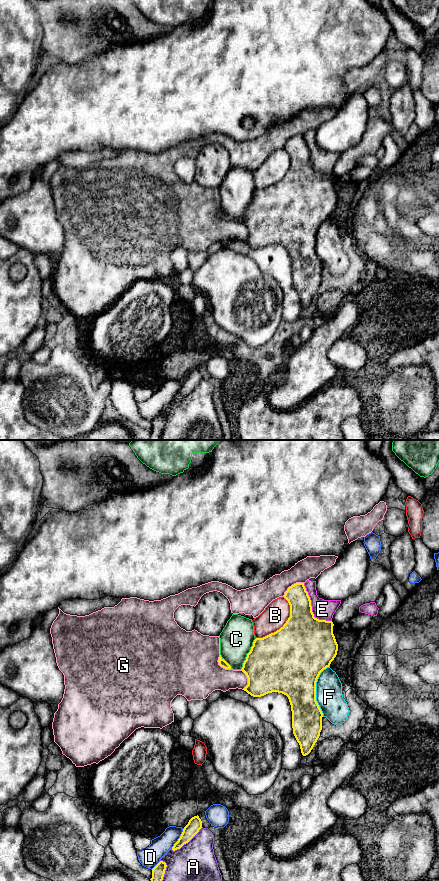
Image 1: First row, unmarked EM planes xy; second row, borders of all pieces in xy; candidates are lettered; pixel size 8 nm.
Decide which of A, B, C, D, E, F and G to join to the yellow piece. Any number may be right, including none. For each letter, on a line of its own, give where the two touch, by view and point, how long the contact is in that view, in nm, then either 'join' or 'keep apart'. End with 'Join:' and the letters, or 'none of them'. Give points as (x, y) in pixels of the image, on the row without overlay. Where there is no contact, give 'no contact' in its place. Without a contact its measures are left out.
A: xy (186, 394) | 320 nm | keep apart
B: xy (284, 176) | 400 nm | keep apart
C: xy (247, 206) | 280 nm | keep apart
D: xy (179, 390) | 200 nm | keep apart
E: xy (311, 160) | 380 nm | keep apart
F: xy (315, 242) | 420 nm | keep apart
G: xy (292, 137) | 200 nm | keep apart
Join: none of them

